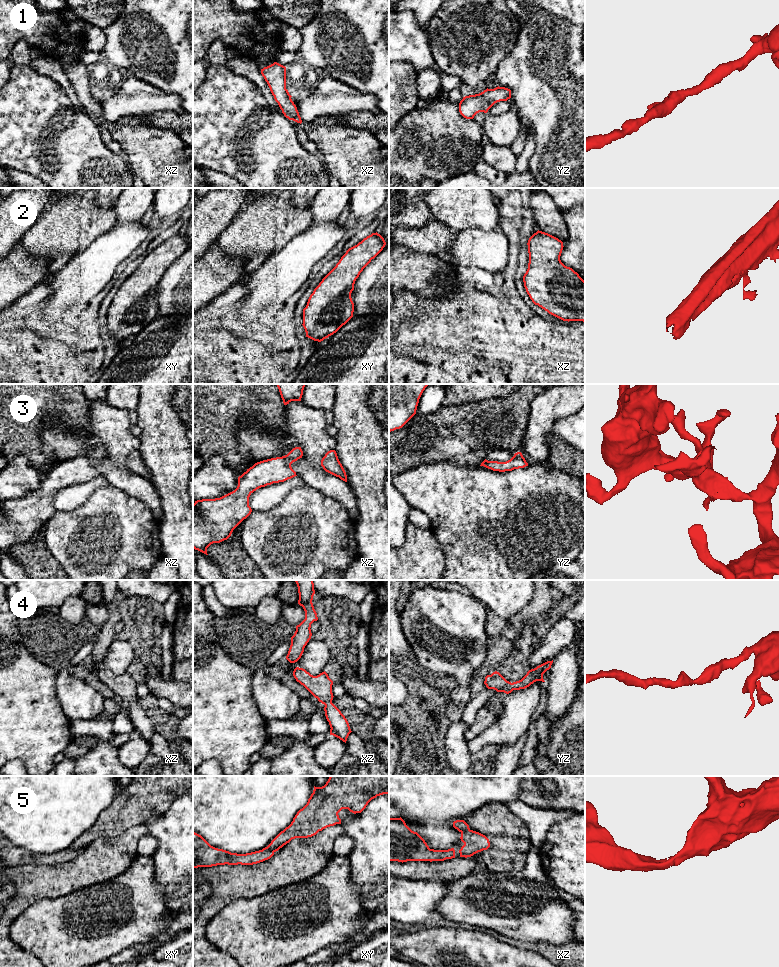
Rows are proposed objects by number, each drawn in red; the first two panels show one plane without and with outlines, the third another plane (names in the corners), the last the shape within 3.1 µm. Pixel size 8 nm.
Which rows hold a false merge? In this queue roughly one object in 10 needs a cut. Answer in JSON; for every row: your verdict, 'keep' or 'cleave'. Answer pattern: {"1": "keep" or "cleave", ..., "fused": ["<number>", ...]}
{"1": "keep", "2": "keep", "3": "keep", "4": "keep", "5": "keep", "fused": []}

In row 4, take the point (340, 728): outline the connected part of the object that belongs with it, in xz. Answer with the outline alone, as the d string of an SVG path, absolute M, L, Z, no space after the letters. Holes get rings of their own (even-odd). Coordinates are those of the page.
M296 667L293 676L297 682L303 685L319 702L325 705L324 711L330 725L330 735L333 735L346 743L352 732L349 723L341 711L332 703L333 681L324 671L317 676L311 675L303 668Z

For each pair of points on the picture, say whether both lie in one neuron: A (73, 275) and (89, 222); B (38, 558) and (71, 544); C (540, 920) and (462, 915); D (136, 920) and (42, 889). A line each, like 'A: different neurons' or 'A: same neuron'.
A: different neurons
B: different neurons
C: same neuron
D: different neurons

